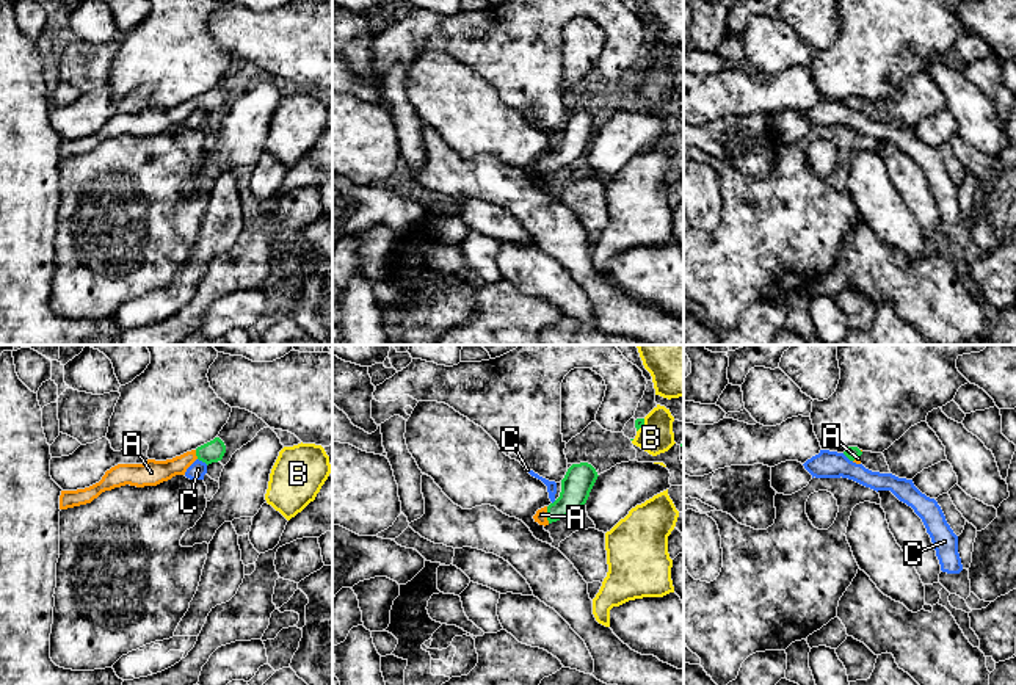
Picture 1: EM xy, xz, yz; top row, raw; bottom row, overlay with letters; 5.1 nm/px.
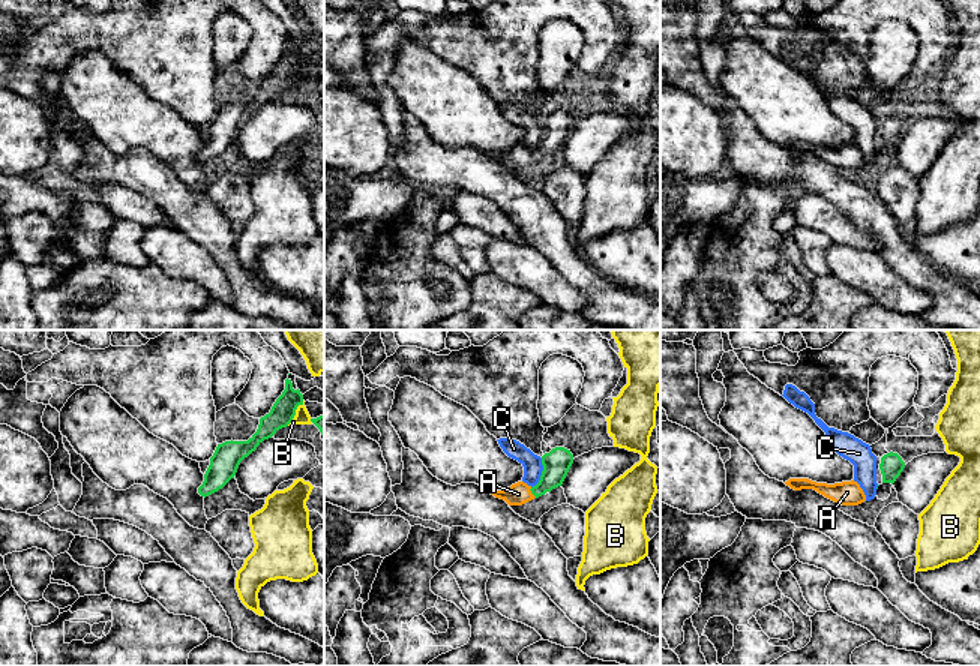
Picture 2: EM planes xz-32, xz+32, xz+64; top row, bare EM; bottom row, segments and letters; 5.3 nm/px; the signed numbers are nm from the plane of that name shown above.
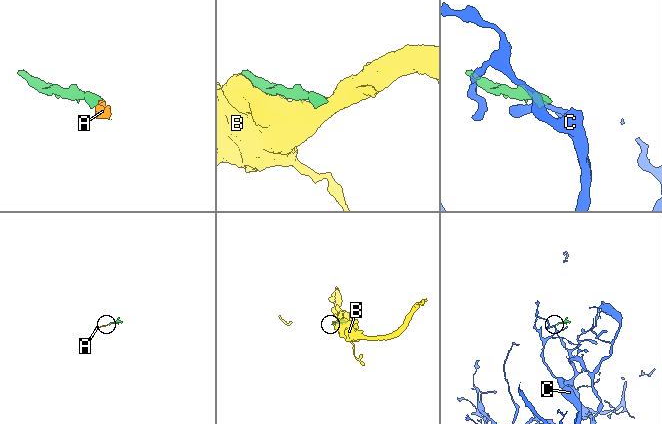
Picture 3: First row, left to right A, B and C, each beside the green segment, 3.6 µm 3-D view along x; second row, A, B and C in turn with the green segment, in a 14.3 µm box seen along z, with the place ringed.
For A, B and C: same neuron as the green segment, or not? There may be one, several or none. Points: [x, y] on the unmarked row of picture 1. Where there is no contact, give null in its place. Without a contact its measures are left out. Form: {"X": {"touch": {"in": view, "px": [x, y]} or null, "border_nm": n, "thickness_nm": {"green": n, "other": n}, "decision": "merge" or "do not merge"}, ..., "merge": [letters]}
{"A": {"touch": {"in": "xz", "px": [547, 163]}, "border_nm": 90, "thickness_nm": {"green": 160, "other": 60}, "decision": "merge"}, "B": {"touch": {"in": "xz", "px": [643, 72]}, "border_nm": 80, "thickness_nm": {"green": 50, "other": 180}, "decision": "do not merge"}, "C": {"touch": {"in": "xy", "px": [203, 110]}, "border_nm": 70, "thickness_nm": {"green": 110, "other": 90}, "decision": "do not merge"}, "merge": ["A"]}

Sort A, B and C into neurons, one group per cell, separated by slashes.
A / B / C

